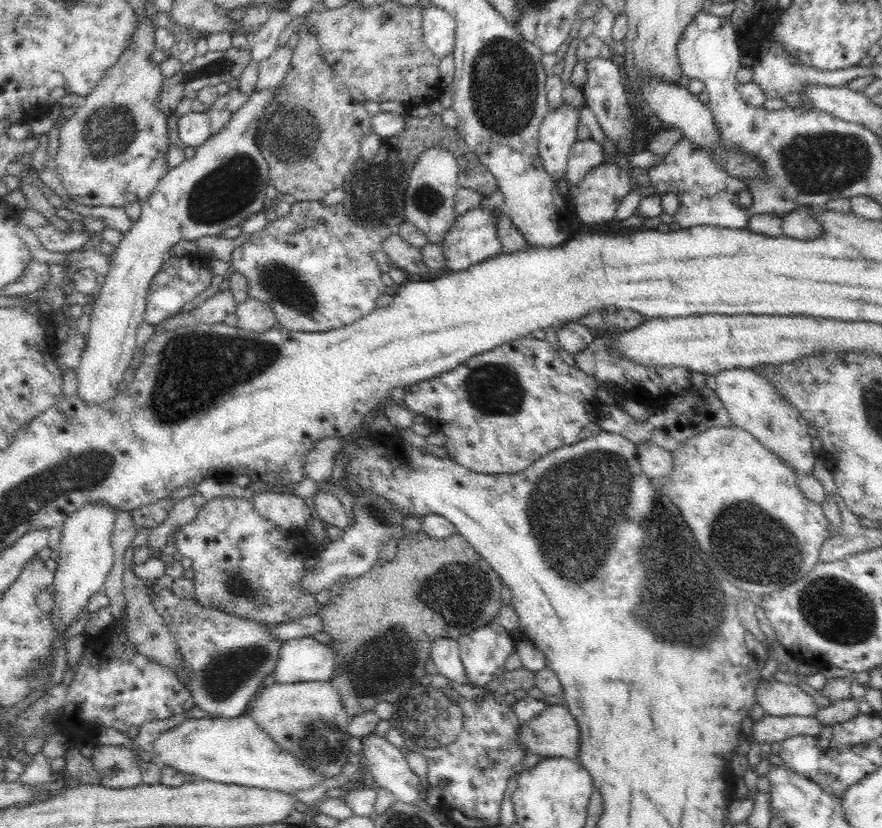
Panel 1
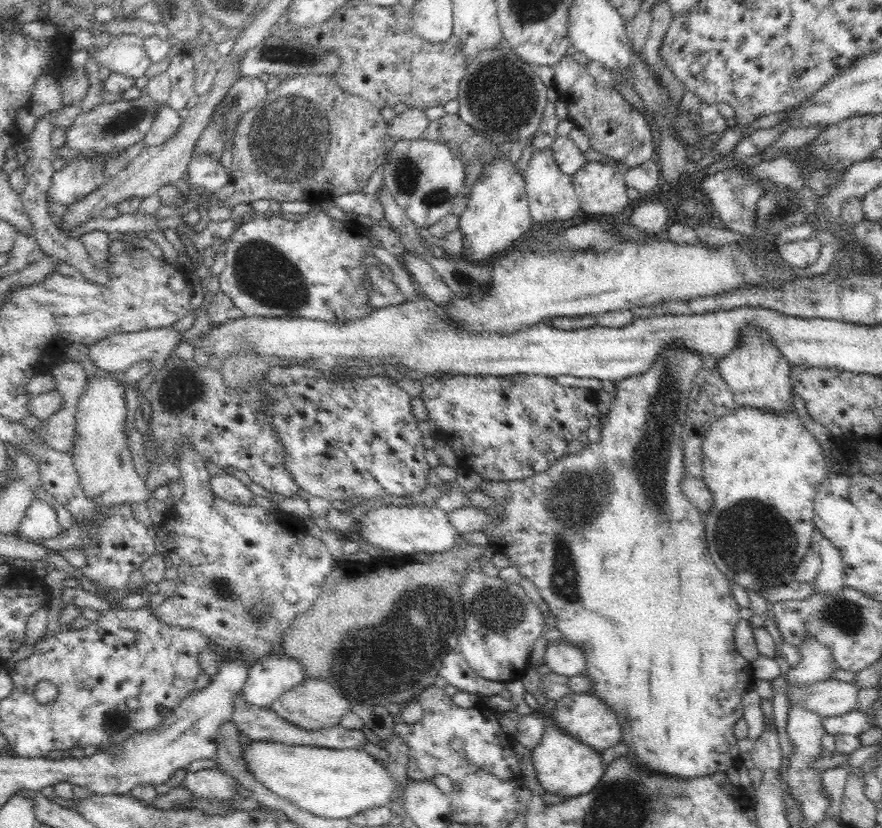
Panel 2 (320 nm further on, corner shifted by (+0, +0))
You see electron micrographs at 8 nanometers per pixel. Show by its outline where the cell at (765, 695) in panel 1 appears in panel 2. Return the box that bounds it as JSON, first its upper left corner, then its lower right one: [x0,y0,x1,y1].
[787,678,857,717]

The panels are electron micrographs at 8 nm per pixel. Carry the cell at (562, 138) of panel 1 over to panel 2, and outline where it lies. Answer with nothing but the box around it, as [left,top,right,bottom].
[522,150,579,223]

